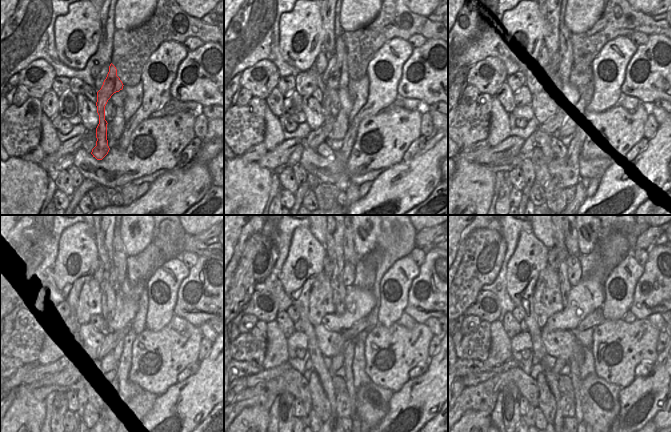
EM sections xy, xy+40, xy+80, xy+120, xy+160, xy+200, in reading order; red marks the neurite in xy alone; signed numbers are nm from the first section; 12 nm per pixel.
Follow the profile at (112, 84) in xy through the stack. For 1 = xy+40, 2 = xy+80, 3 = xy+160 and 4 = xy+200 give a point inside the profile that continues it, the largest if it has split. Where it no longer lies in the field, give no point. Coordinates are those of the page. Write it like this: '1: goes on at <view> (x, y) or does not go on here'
1: goes on at xy+40 (339, 77)
2: goes on at xy+80 (565, 44)
3: goes on at xy+160 (350, 255)
4: goes on at xy+200 (571, 244)

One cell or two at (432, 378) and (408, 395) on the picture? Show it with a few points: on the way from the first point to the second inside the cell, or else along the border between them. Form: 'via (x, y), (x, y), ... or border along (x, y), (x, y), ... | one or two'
via (426, 384), (414, 395) | one

